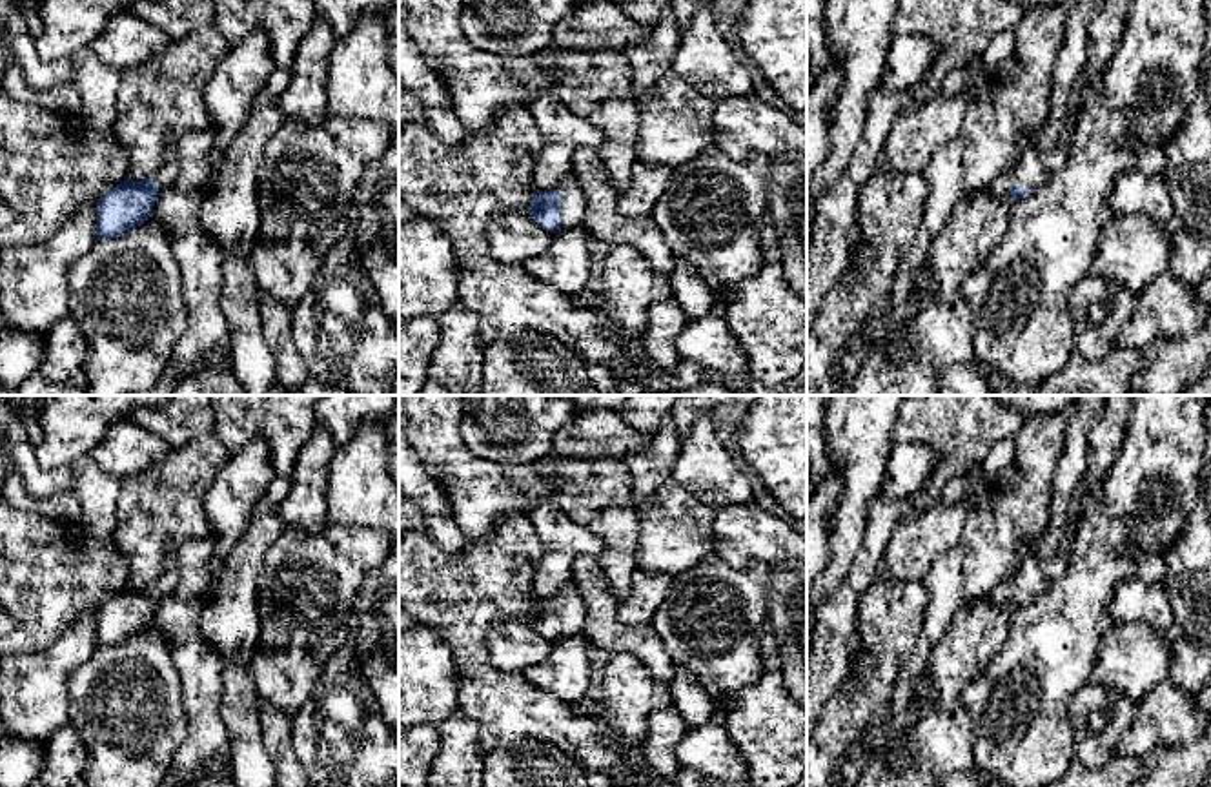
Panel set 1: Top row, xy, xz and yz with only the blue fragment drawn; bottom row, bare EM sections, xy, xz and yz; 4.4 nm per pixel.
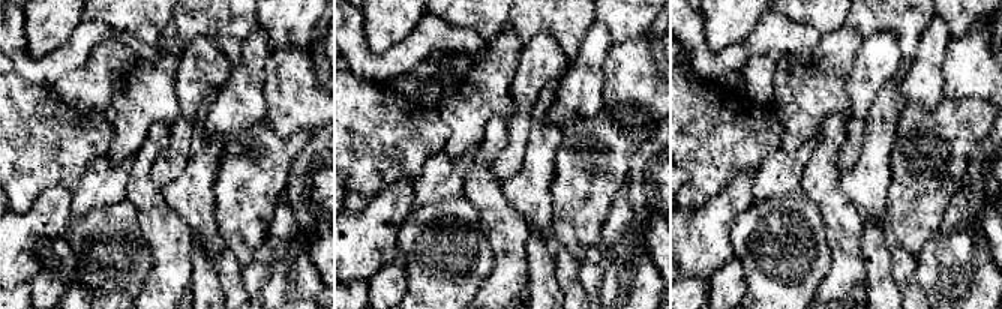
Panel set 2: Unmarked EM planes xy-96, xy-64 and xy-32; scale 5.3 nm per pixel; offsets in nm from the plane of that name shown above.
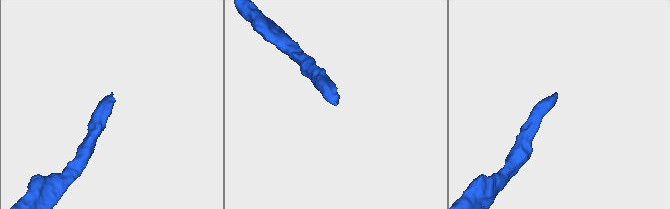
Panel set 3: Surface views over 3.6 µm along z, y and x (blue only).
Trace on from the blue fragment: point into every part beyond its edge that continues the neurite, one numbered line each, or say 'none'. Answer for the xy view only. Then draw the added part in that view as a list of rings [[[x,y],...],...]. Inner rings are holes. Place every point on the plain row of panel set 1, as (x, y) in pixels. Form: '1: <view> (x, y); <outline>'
1: xy (166, 582); [[[171,548],[166,552],[162,572],[153,583],[157,596],[164,598],[169,592],[173,592],[178,579],[180,579],[180,567],[178,567],[178,557],[177,557],[177,548]]]

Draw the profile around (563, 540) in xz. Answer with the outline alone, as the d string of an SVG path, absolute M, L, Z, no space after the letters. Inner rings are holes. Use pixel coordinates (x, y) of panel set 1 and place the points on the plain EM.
M539 503L524 512L543 541L543 556L534 576L534 594L541 599L559 598L559 590L572 581L572 565L581 556L599 557L605 552L605 541L592 528L572 521L554 503Z

